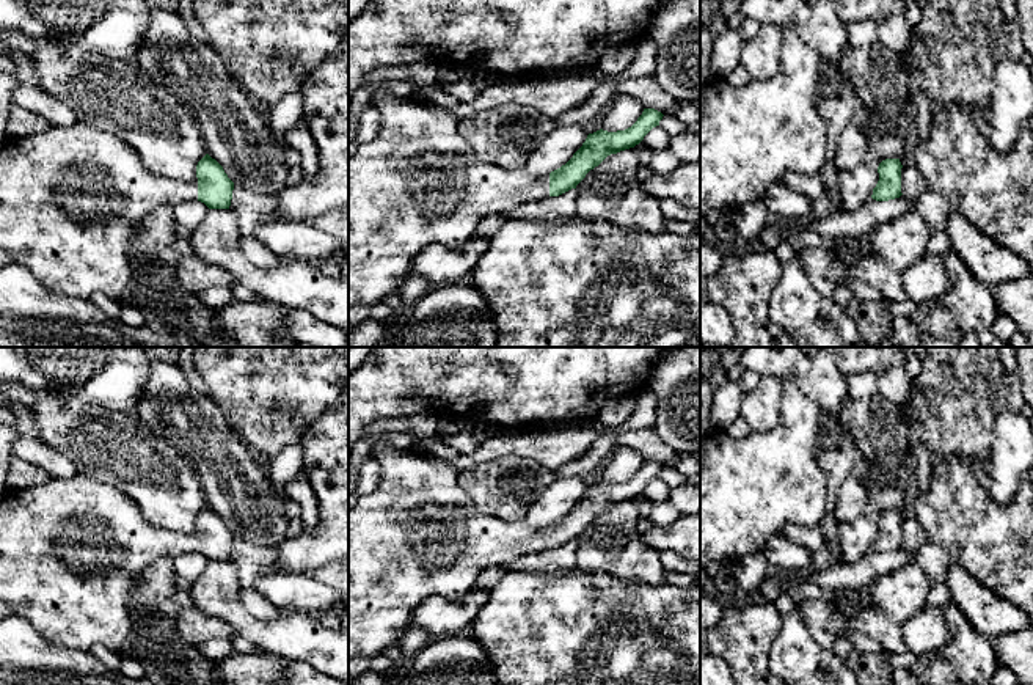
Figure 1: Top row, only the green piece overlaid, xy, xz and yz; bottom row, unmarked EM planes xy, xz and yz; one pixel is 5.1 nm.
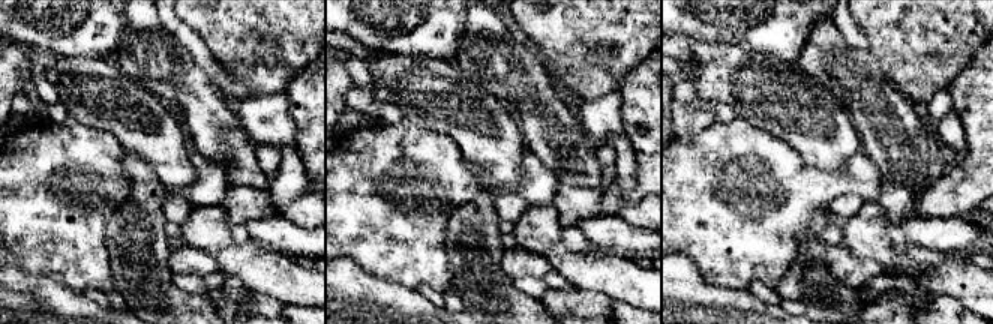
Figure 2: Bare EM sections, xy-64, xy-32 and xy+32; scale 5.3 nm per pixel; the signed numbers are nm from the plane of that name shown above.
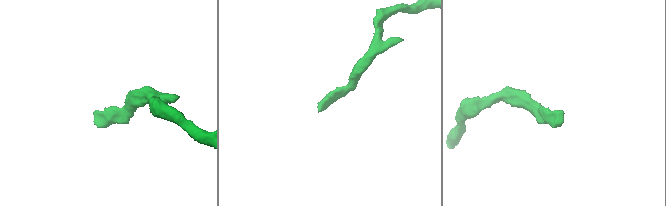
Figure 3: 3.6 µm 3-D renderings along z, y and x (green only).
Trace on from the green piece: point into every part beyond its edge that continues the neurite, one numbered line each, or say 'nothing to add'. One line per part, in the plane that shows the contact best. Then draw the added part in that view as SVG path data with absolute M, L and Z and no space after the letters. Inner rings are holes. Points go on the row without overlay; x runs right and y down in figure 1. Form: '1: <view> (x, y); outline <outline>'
1: xy (71, 550); outline M77 471L68 479L50 478L41 485L22 490L8 490L0 503L0 619L19 616L28 621L36 632L50 644L69 649L89 650L94 644L102 644L111 652L121 654L130 636L132 610L129 605L130 591L135 581L159 558L176 558L184 553L198 553L198 529L188 534L174 533L151 525L133 500L122 492L100 484Z

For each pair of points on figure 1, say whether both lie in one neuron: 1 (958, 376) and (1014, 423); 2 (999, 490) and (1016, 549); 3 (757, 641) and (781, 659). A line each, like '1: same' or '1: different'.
1: different
2: different
3: different

